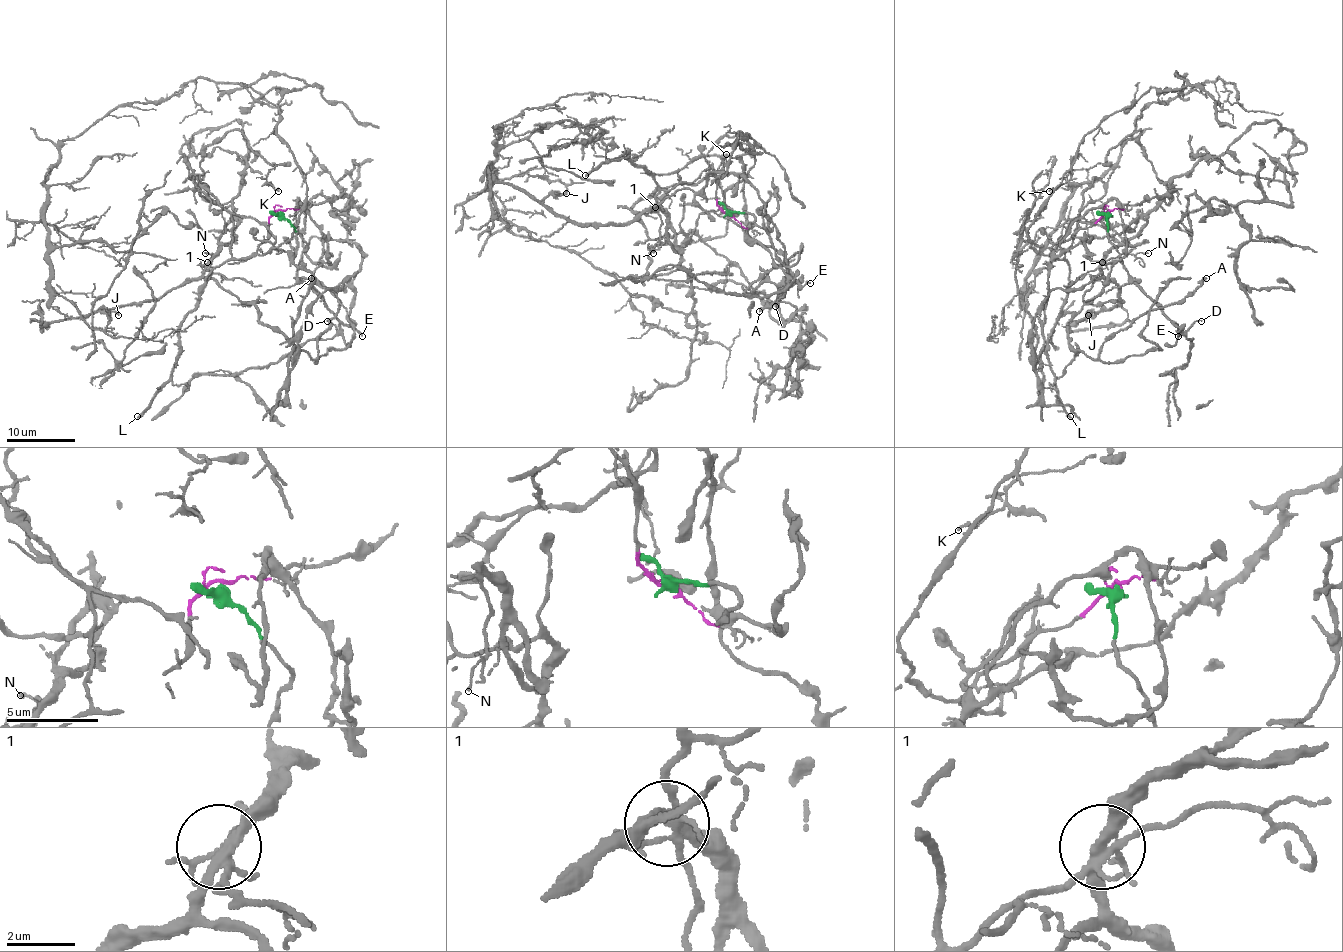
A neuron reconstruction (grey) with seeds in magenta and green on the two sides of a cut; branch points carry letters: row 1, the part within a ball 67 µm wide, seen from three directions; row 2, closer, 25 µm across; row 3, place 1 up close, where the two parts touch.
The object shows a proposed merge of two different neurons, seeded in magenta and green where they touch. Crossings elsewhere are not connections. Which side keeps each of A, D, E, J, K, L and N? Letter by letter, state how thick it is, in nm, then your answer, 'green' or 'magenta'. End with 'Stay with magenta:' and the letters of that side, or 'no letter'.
A: 280 nm | green
D: 110 nm | green
E: 160 nm | green
J: 180 nm | green
K: 150 nm | green
L: 240 nm | magenta
N: 100 nm | magenta
Stay with magenta: L, N

